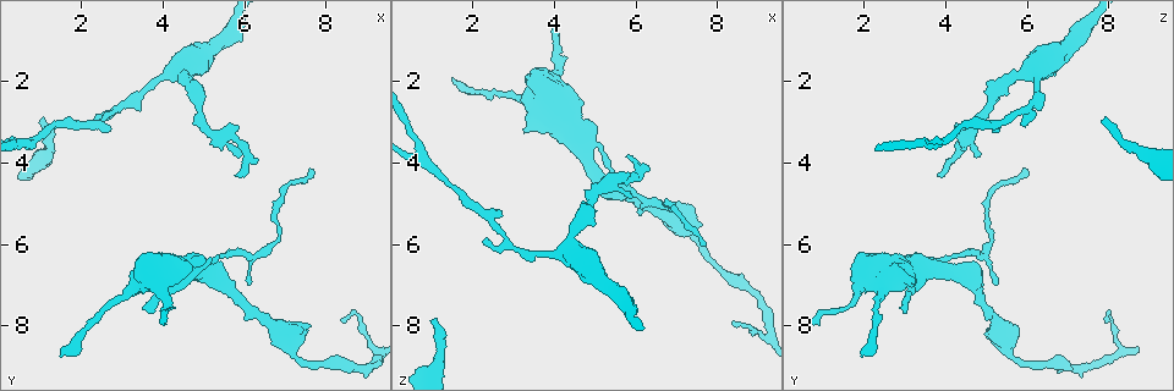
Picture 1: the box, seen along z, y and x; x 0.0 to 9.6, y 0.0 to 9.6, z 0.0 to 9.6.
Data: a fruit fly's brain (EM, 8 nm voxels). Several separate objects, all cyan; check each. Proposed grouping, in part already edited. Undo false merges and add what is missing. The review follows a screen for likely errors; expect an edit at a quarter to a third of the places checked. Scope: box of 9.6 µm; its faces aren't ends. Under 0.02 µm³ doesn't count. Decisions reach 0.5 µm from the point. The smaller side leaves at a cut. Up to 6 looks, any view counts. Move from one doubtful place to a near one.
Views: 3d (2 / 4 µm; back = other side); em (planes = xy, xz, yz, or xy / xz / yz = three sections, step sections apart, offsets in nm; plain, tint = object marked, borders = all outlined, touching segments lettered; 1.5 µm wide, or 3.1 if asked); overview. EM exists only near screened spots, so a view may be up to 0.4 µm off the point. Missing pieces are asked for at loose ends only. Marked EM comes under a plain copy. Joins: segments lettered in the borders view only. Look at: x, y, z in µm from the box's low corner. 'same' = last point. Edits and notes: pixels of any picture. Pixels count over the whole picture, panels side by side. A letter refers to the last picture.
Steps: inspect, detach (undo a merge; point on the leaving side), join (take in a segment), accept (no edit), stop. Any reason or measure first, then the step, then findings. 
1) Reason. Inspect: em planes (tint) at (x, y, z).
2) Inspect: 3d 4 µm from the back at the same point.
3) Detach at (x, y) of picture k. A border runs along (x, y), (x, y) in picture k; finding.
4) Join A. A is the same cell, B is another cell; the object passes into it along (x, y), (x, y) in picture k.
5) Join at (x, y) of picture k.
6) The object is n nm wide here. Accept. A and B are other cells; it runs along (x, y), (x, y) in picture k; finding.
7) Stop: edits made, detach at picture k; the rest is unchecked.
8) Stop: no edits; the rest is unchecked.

Free end. Inspect: em planes (tint) at (5.95, 3.85, 4.85).

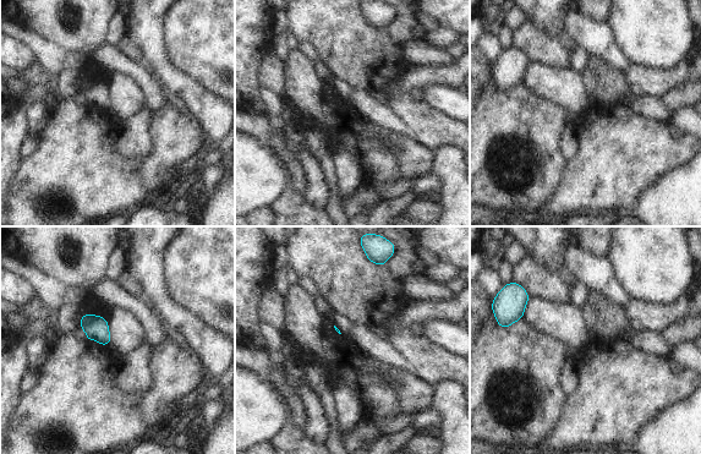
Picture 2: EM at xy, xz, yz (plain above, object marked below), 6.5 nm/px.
See the neighbours. Inspect: em planes (borders) at the same point.

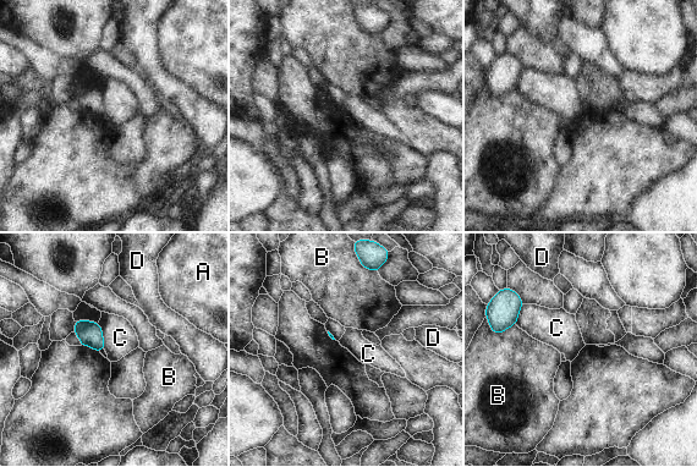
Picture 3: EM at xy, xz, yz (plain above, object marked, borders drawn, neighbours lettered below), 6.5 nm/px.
Accept. A, B, C and D are other cells; a border runs along (97, 323), (102, 330), (104, 349) in picture 3; none of them fits.

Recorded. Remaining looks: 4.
Free end. Inspect: em planes (borders) at (7.60, 7.95, 5.55).

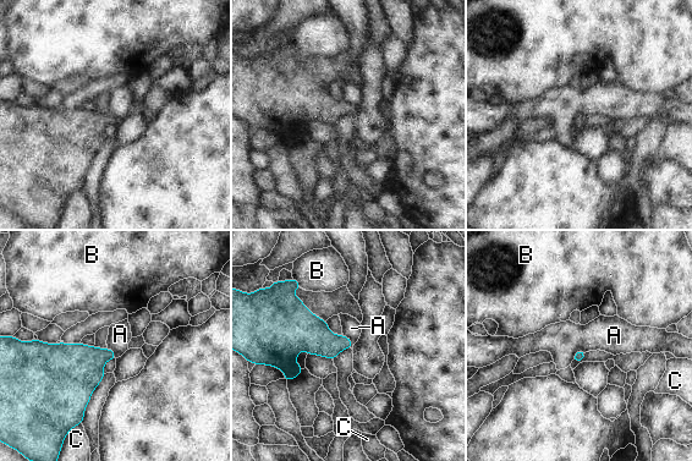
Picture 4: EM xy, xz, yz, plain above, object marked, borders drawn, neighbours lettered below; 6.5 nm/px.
Accept. A, B and C are other cells; a border runs along (344, 334), (353, 344), (351, 347) in picture 4; none of them fits.

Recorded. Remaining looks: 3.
An open end. Inspect: 3d 2 µm at (3.20, 6.90, 3.15).

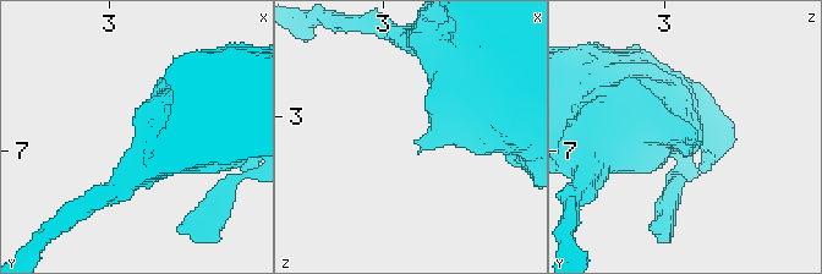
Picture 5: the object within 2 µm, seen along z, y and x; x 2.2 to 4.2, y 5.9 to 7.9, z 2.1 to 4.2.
Inspect: em yz step 8 (borders) at (3.24, 6.94, 3.20).

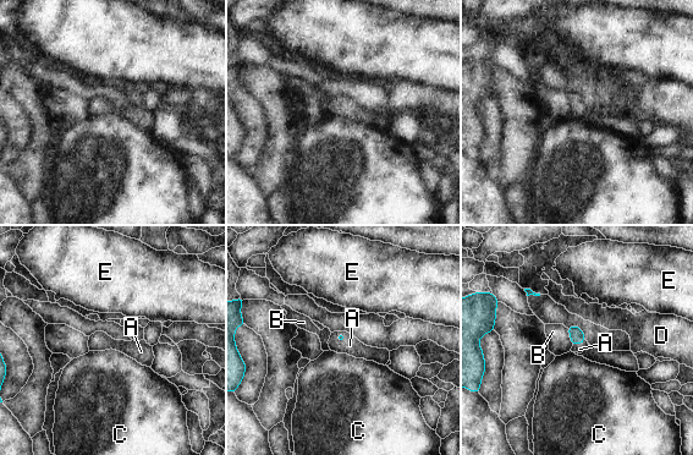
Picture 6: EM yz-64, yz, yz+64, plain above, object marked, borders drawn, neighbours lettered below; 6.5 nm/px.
The longest contact is with B, 130 nm. Join A. A is the same cell, B, C, D and E are other cells; the object passes into it along (577, 336), (579, 344), (579, 349) in picture 6; the cell continues.

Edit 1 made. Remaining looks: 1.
Stop: edits made, join at picture 6; the rest is unchecked.

